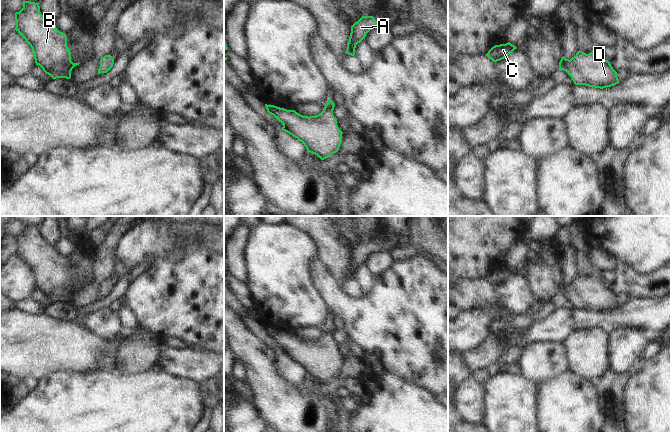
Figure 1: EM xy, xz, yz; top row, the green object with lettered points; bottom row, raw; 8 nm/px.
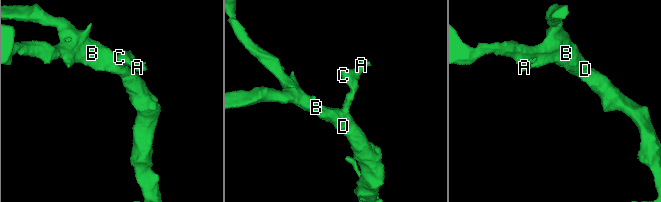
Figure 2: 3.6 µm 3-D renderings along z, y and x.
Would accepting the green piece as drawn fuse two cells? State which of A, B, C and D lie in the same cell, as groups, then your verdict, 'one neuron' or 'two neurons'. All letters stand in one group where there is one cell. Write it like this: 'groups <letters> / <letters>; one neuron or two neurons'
groups A B C D; one neuron

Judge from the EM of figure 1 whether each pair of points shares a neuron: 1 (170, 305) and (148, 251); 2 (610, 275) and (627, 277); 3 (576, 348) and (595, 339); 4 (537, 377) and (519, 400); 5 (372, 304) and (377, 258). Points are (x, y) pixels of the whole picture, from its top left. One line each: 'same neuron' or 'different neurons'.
1: different neurons
2: different neurons
3: same neuron
4: different neurons
5: different neurons

